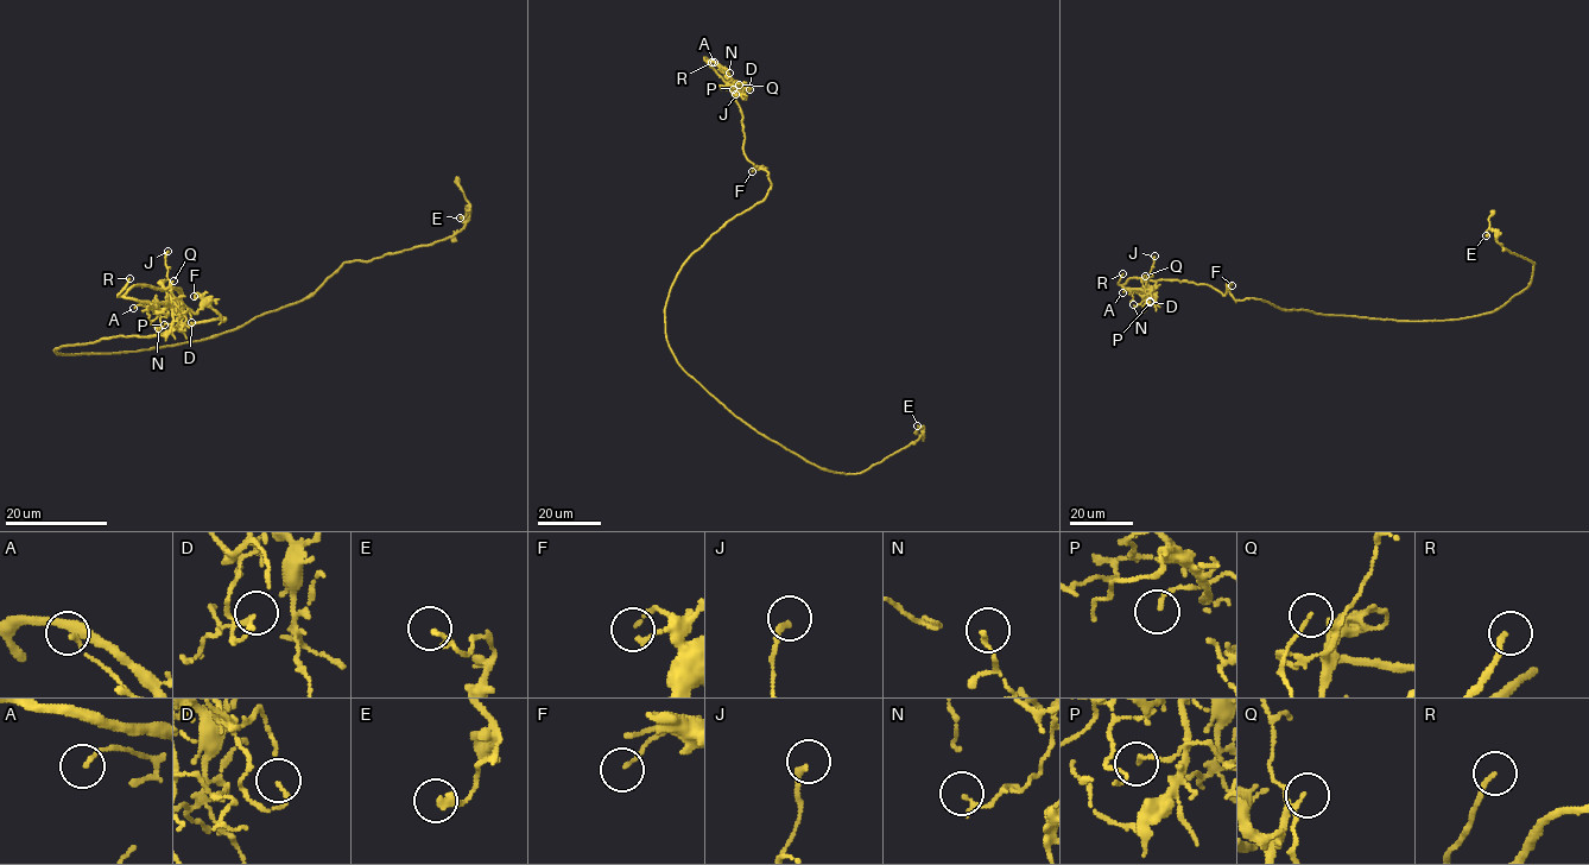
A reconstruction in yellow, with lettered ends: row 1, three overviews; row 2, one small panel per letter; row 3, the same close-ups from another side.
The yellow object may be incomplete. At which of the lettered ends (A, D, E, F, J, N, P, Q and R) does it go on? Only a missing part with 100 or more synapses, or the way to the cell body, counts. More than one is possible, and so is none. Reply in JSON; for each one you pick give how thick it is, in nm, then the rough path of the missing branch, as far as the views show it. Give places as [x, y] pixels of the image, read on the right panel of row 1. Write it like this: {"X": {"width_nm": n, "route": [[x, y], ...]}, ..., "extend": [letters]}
{"R": {"width_nm": 180, "route": [[1122, 273], [1127, 251], [1113, 208], [1110, 175], [1103, 169], [1096, 169]]}, "extend": ["R"]}

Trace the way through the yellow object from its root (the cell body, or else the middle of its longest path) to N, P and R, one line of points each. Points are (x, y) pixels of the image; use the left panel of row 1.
N: (55, 349), (225, 319), (208, 307), (194, 313), (179, 289), (133, 285), (125, 295), (160, 311), (158, 328)
P: (55, 349), (225, 319), (208, 307), (194, 313), (179, 289), (133, 285), (127, 297), (171, 308), (164, 324)
R: (55, 349), (225, 320), (208, 307), (194, 313), (179, 289), (133, 285), (118, 296), (130, 278)

